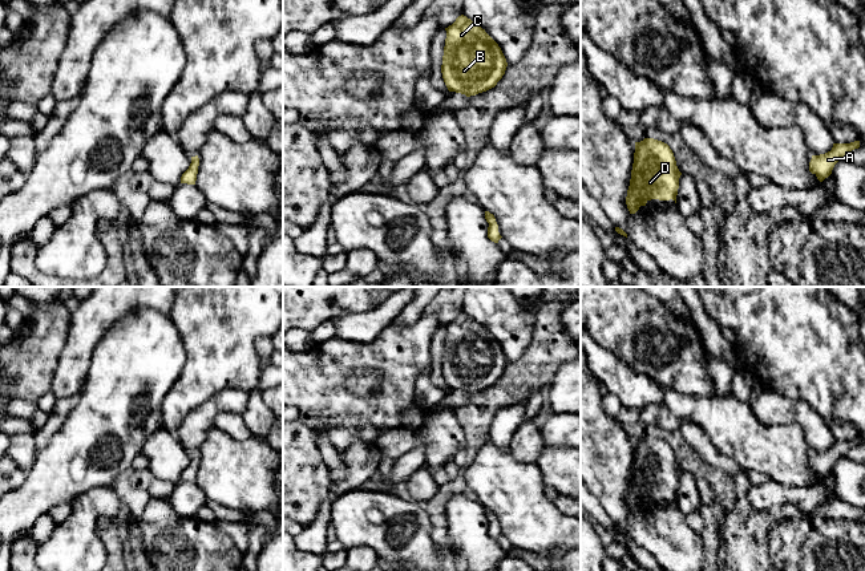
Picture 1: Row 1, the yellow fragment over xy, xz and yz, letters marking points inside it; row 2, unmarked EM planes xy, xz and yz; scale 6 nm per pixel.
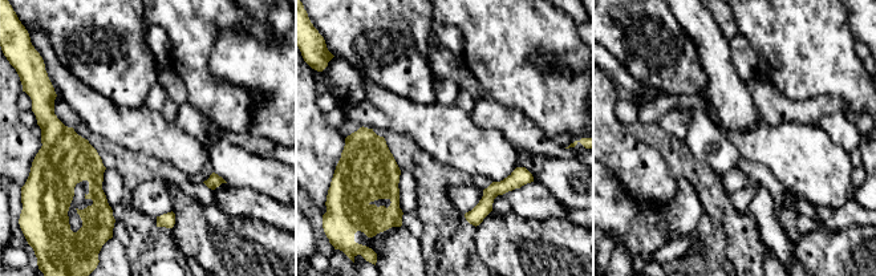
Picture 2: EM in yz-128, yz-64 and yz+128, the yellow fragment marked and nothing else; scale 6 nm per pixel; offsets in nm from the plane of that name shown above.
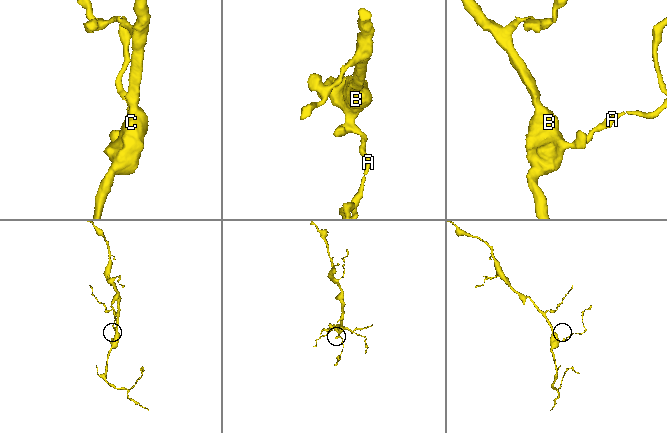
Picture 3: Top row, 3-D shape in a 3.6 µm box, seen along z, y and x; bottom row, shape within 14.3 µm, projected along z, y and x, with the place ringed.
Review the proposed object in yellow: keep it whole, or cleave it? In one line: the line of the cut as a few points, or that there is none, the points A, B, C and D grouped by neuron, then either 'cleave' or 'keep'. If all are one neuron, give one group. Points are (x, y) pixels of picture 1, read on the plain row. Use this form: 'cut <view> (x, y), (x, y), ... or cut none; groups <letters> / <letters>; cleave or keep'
cut none; groups A B C D; keep

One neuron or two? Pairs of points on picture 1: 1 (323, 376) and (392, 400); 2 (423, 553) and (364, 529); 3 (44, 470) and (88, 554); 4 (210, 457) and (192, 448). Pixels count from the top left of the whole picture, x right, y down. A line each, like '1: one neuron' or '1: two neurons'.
1: one neuron
2: one neuron
3: two neurons
4: two neurons

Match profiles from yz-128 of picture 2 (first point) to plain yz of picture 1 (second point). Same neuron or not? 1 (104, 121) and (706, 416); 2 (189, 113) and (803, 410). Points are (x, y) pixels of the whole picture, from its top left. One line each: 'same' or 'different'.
1: same
2: same

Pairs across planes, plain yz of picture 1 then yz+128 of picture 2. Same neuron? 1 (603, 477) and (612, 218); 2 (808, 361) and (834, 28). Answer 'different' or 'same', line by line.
1: different
2: same

